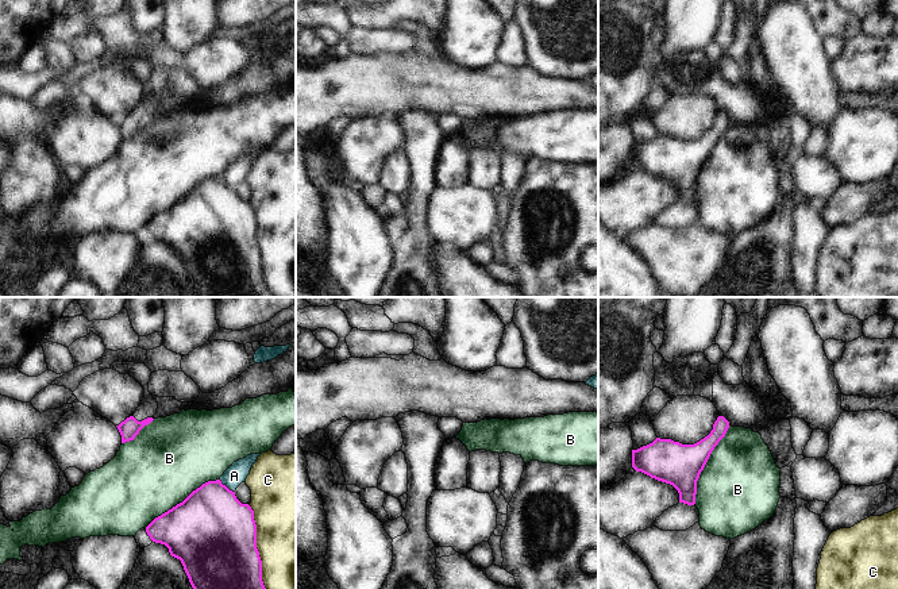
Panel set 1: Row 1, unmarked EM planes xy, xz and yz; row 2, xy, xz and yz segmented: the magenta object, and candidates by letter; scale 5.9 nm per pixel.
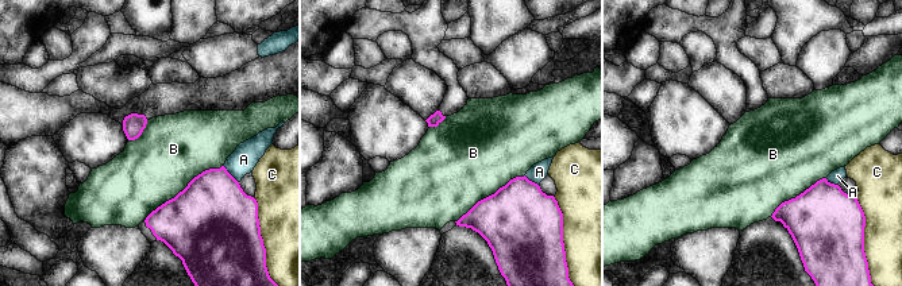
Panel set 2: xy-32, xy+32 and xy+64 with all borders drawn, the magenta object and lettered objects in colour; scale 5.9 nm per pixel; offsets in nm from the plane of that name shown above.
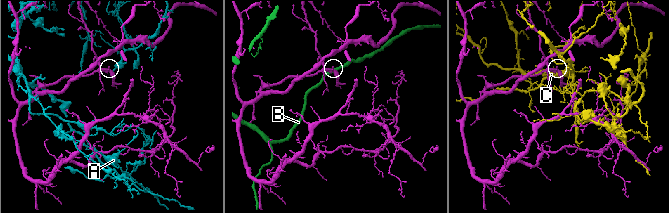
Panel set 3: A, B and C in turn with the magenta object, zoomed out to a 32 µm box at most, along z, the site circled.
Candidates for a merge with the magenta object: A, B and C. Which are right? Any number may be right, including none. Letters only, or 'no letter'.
no letter.

